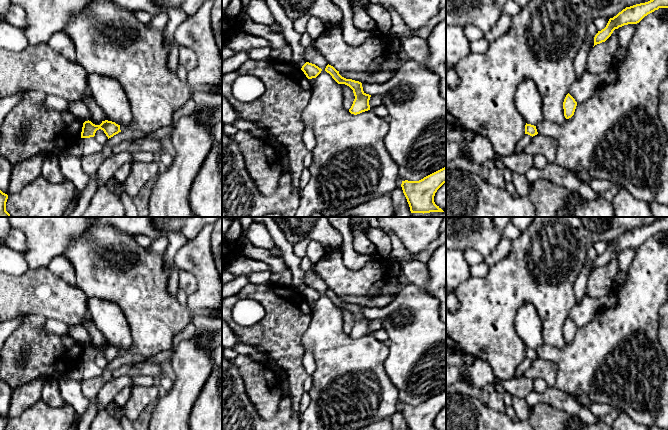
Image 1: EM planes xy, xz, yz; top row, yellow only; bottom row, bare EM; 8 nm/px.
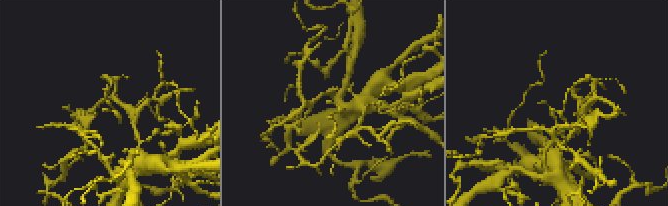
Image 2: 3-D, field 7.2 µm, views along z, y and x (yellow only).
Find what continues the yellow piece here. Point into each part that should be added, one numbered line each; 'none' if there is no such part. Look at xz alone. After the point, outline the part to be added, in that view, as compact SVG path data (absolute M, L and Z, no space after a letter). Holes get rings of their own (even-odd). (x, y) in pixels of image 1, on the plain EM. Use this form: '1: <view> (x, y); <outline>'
none

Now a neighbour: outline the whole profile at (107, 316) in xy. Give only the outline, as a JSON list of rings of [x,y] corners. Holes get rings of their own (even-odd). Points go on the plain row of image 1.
[[[90,296],[88,312],[108,345],[120,350],[128,350],[132,347],[133,340],[128,330],[126,317],[117,304]]]

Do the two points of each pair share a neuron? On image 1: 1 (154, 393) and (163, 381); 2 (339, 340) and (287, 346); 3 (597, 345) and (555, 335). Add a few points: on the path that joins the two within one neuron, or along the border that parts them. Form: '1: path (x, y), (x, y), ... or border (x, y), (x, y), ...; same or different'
1: border (157, 383), (161, 388); different
2: border (310, 322), (302, 336), (302, 346), (304, 349); different
3: border (544, 342), (558, 348), (562, 348), (566, 344); different

